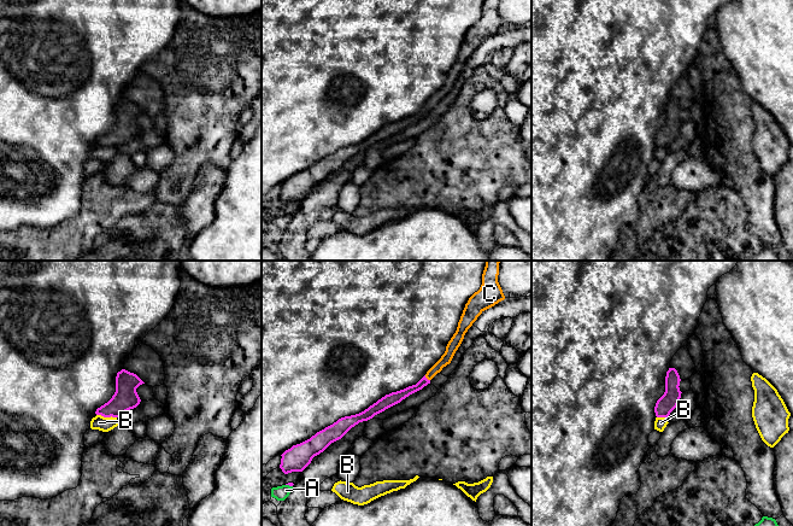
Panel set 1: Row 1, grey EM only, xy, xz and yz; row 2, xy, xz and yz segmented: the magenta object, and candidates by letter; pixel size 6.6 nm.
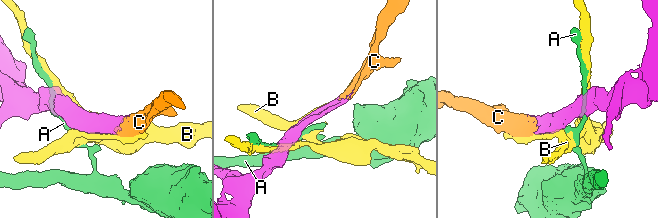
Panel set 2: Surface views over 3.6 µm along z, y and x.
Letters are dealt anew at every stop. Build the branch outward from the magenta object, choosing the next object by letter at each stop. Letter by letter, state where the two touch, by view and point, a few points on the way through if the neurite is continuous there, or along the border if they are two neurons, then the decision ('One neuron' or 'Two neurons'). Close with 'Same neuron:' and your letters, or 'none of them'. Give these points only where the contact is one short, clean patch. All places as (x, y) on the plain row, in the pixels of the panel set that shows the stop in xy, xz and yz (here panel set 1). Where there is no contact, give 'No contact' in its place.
A: Touches magenta at xz (289, 215). Boundary: xz (286, 214), (292, 216). Two neurons
B: Touches magenta at xy (106, 146). Two neurons
C: Touches magenta at xz (426, 107). Path across: xz (394, 127), (417, 117), (426, 107), (446, 88). One neuron
Same neuron: C

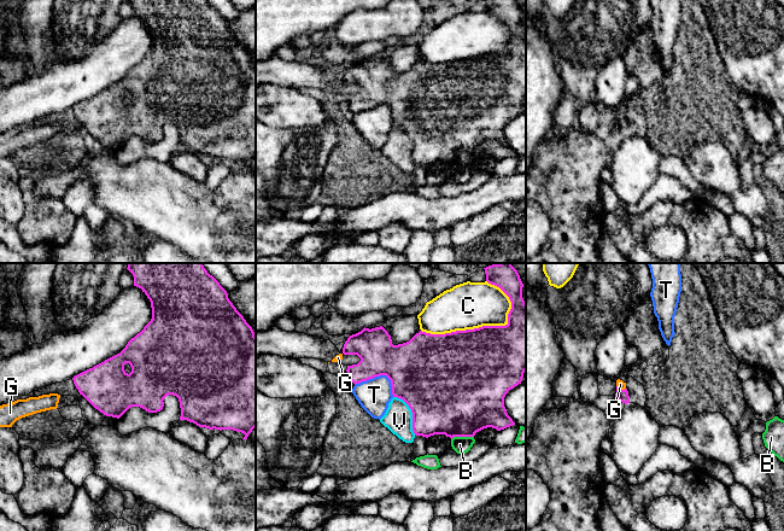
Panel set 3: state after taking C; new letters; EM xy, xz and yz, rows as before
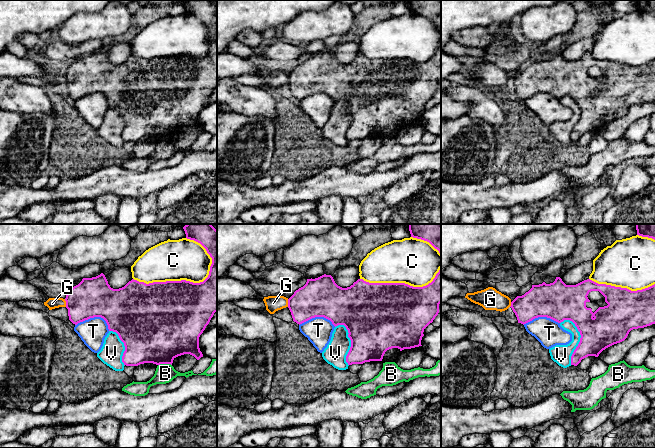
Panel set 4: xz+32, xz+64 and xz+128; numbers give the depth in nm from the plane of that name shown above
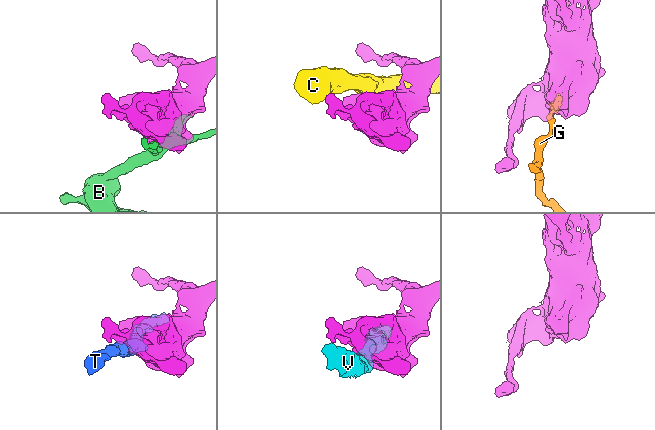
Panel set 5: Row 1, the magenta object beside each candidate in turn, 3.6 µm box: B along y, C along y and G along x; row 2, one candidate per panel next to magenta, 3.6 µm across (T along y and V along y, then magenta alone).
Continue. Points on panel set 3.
B: Touches magenta at xz (462, 165). Two neurons
C: Touches magenta at xz (474, 58). Two neurons
G: Touches magenta at yz (620, 120). Boundary: yz (616, 115), (619, 118), (625, 118). Two neurons
T: Touches magenta at xz (380, 104). Two neurons
V: Touches magenta at xz (411, 141). Two neurons
Same neuron: none of them

